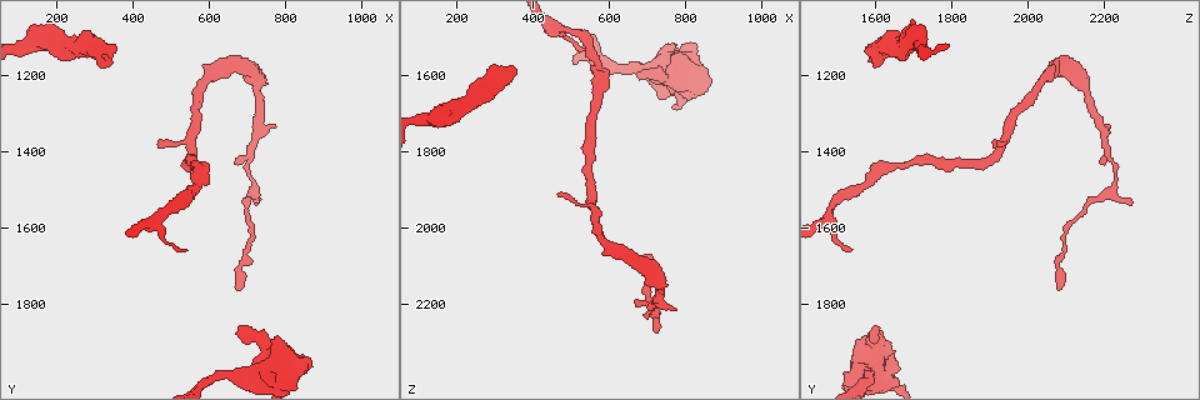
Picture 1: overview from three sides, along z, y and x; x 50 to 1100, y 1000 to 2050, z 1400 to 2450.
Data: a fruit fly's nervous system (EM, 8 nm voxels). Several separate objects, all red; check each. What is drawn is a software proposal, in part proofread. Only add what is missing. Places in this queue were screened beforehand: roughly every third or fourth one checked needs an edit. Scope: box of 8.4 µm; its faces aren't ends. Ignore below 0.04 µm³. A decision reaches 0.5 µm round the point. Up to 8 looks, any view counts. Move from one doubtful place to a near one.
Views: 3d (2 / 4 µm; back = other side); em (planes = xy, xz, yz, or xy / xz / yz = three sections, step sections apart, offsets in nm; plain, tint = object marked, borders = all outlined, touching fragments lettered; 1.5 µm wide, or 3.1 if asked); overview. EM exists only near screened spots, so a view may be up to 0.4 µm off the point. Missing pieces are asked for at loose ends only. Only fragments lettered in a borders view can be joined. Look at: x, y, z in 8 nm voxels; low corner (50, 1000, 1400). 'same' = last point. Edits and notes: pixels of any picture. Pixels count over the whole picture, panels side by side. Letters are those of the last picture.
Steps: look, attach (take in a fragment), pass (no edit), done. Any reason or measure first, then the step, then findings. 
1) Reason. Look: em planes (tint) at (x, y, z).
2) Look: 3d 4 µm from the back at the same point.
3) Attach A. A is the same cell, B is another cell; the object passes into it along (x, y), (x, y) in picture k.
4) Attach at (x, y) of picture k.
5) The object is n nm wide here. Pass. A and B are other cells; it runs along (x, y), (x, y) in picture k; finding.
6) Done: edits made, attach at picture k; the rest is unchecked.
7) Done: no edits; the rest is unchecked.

Branch stops here. Look: 3d 2 µm at (685, 1855, 1600).

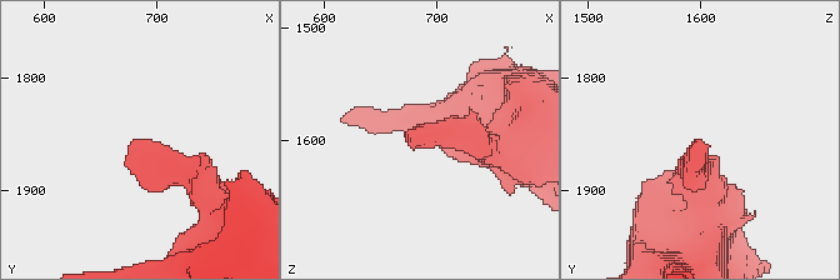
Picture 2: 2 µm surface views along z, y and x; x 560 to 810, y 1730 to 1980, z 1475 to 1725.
Look: em xz step 4 (borders) at (682, 1854, 1602).

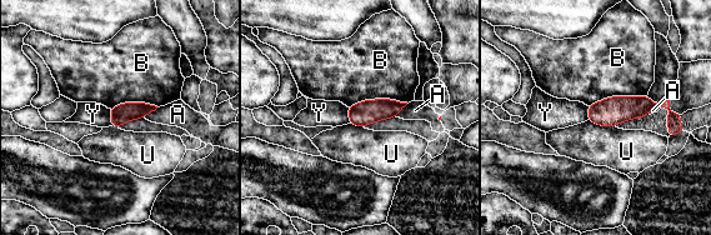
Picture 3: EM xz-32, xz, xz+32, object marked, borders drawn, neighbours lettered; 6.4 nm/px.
Another direction. Look: em planes (borders) at the same point.

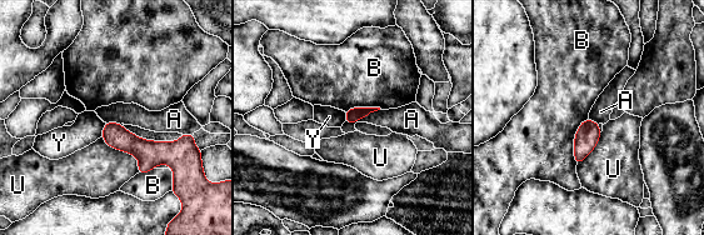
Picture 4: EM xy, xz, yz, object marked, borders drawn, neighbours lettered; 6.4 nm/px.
Pass. A, B, U and Y are other cells; a border runs along (380, 109), (354, 123), (345, 121) in picture 4; no lettered fragment goes on from it.

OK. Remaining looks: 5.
Tapers out. Look: 3d 4 µm at (545, 1660, 1525).

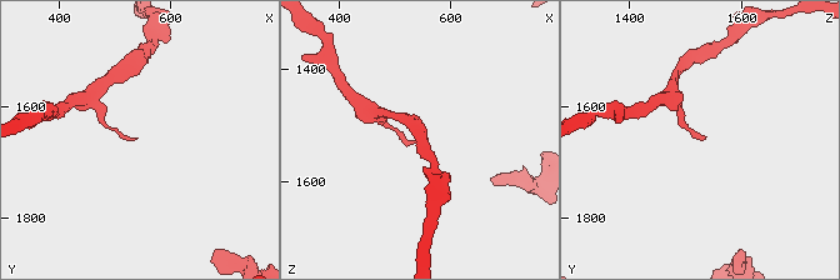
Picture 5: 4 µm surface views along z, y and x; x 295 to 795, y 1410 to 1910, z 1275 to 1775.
Look: em planes (tint) at (540, 1655, 1525).

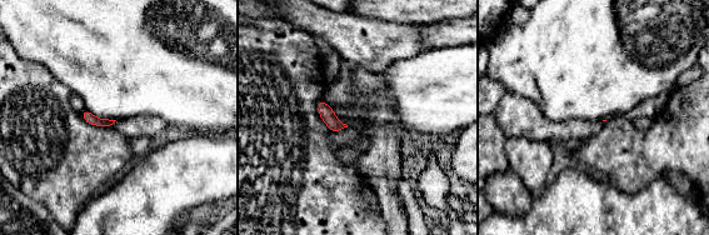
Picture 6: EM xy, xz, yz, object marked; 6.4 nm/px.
Look: em planes (borders) at the same point.

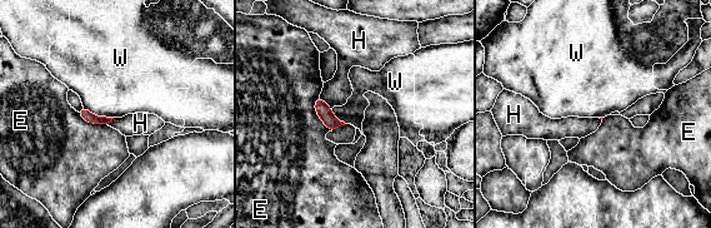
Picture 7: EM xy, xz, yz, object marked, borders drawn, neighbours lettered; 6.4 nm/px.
The longest contact is with E, 240 nm. Pass. E, H and W are other cells; a border runs along (83, 105), (95, 115), (113, 118) in picture 7; no lettered fragment goes on from it.

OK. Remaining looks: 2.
Thick end. Look: 3d 2 µm at (345, 1160, 1580).

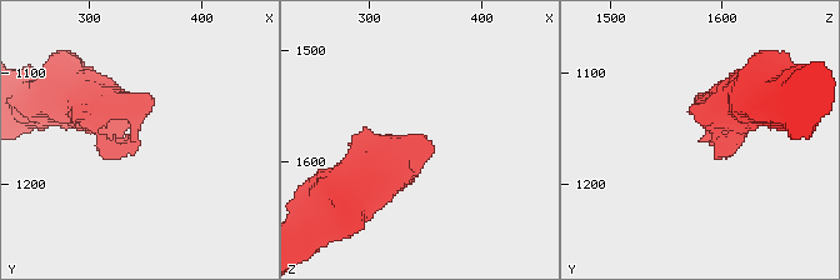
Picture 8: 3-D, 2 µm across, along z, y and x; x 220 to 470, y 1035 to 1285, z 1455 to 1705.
Look: em planes (borders) at (342, 1158, 1582).

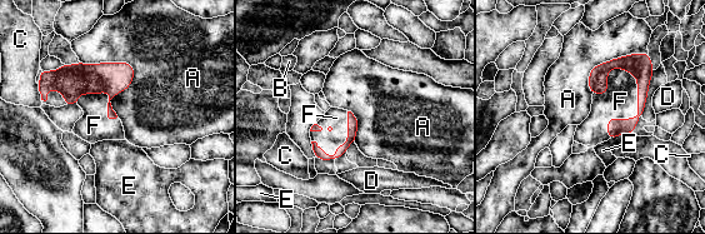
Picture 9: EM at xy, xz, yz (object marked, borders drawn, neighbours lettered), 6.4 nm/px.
Attach F. F is the same cell, A, B, C, D and E are other cells; the object passes into it along (615, 127), (638, 114), (620, 101) in picture 9; the cell continues.

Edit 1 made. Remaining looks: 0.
Done: edits made, attach at picture 9; the rest is unchecked.

